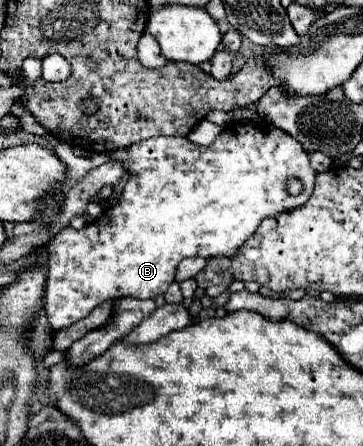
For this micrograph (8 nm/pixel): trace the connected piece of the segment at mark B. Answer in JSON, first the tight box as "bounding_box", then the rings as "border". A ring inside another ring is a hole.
{"bounding_box":[45,122,315,334],"border":[[[231,122],[211,146],[195,144],[187,136],[157,136],[123,150],[115,150],[109,156],[121,158],[127,166],[125,170],[131,172],[119,202],[105,210],[95,222],[83,226],[81,230],[67,226],[49,242],[45,316],[51,334],[83,320],[87,314],[91,314],[91,310],[113,298],[143,300],[165,294],[175,278],[177,264],[183,258],[235,254],[245,238],[259,228],[263,218],[303,206],[315,184],[315,170],[309,166],[309,156],[303,146],[287,132],[267,124],[257,128],[257,124],[245,122],[243,128],[241,122]],[[287,178],[305,180],[305,188],[299,196],[289,196],[285,192]]]}

